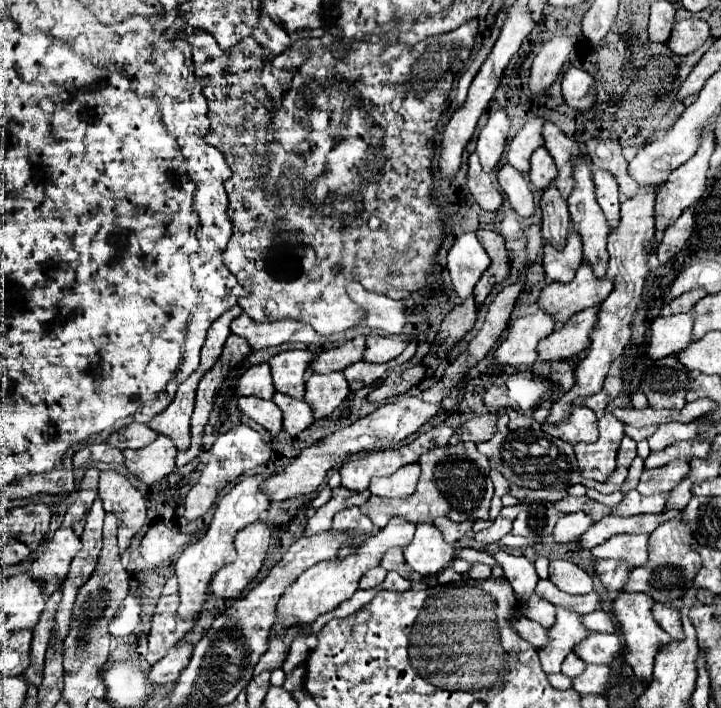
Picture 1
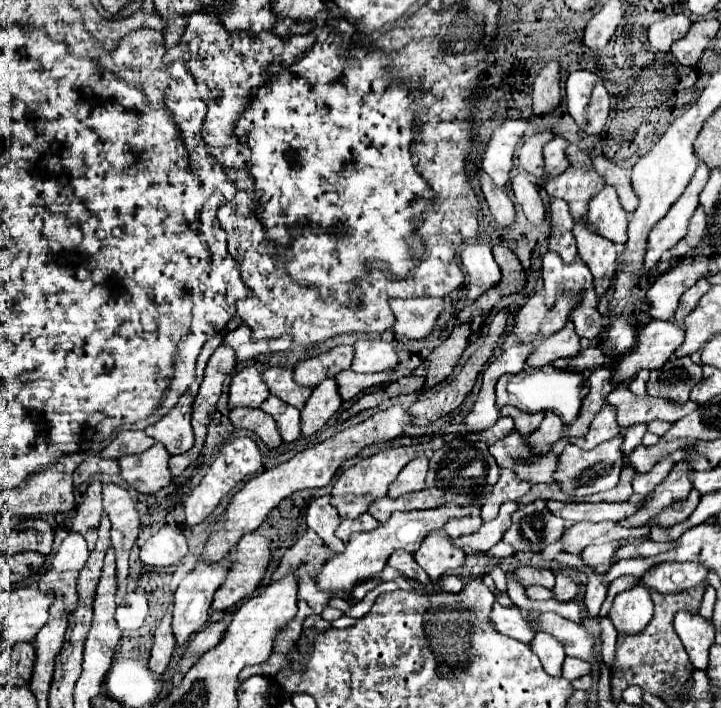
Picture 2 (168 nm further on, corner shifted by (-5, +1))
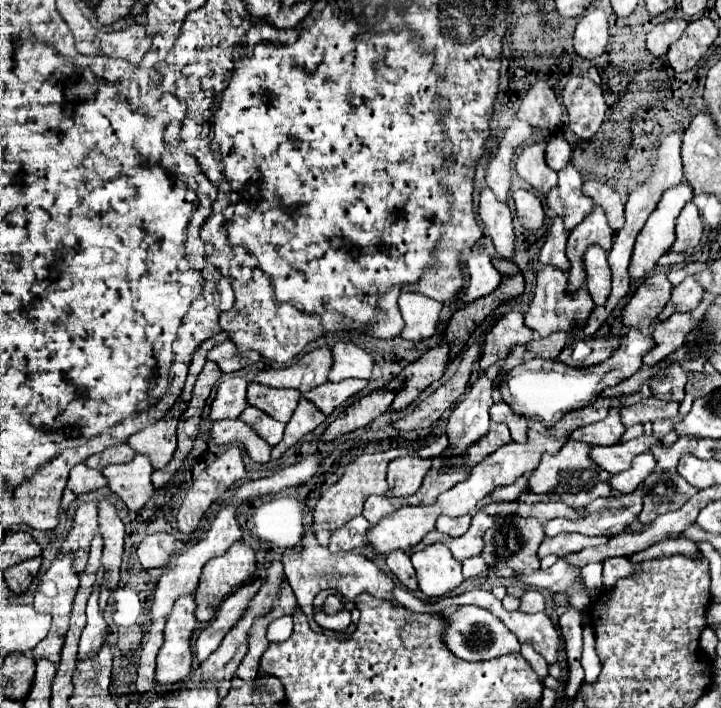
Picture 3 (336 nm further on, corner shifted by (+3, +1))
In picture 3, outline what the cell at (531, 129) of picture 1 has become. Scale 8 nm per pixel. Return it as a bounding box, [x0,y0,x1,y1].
[516,142,556,194]

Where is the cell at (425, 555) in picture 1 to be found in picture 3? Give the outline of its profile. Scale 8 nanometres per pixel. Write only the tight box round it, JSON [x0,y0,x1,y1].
[410,544,464,596]

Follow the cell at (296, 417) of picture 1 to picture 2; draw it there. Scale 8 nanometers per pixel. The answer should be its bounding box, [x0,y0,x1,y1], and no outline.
[260,396,300,442]

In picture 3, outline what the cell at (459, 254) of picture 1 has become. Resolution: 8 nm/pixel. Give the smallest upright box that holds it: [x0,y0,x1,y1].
[462,250,502,304]

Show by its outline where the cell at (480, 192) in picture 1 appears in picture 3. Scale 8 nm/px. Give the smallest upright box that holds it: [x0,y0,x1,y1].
[478,188,514,258]

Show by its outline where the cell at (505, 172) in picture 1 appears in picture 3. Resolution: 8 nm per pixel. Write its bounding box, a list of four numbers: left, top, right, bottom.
[514,190,544,230]

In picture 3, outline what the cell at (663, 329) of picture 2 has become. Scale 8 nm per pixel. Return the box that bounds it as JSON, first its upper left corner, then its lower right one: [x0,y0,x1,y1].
[498,328,654,426]

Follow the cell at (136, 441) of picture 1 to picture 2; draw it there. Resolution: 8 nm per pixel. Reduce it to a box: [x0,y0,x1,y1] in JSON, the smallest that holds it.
[100,430,154,458]

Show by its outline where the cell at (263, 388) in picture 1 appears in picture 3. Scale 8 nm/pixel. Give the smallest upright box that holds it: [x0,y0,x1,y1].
[210,374,248,420]

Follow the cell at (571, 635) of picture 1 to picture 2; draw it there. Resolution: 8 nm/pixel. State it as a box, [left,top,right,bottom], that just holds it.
[530,632,566,676]

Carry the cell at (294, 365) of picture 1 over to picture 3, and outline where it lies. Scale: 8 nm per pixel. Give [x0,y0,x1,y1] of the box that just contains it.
[248,382,300,422]

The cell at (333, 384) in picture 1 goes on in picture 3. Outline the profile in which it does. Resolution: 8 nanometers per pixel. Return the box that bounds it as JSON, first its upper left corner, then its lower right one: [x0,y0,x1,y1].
[272,398,326,460]

